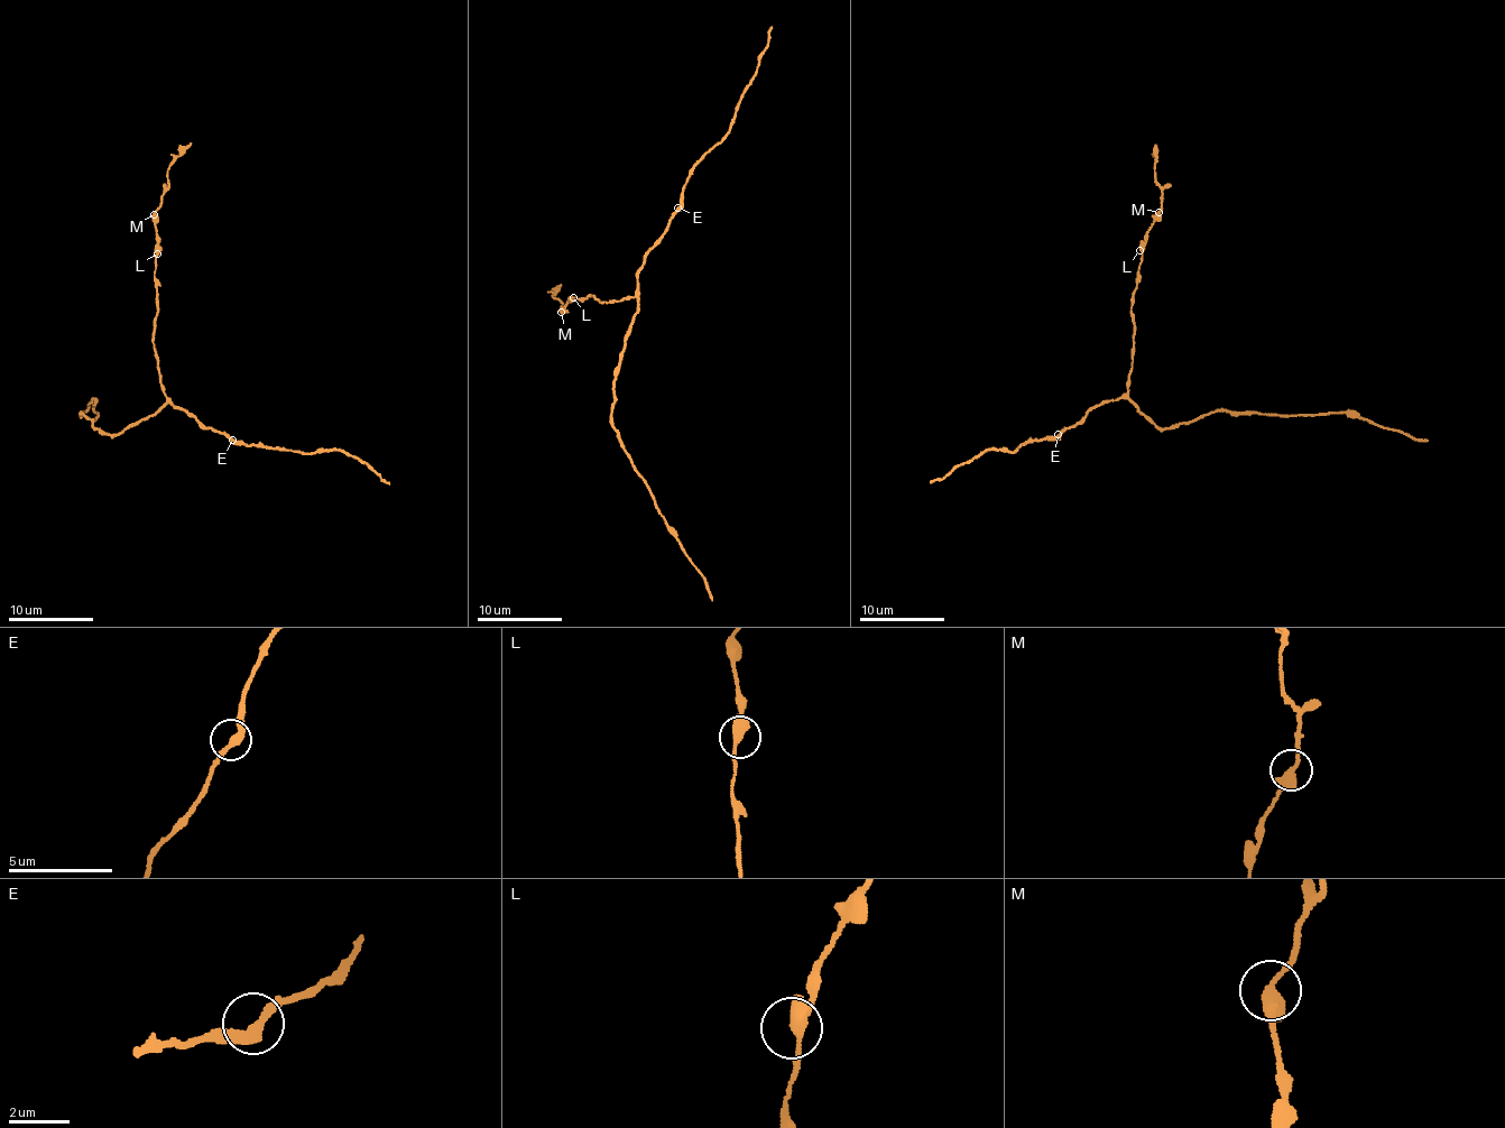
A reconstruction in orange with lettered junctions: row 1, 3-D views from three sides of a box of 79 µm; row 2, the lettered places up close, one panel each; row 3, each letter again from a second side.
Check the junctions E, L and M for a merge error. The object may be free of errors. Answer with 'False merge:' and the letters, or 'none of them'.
False merge: M

